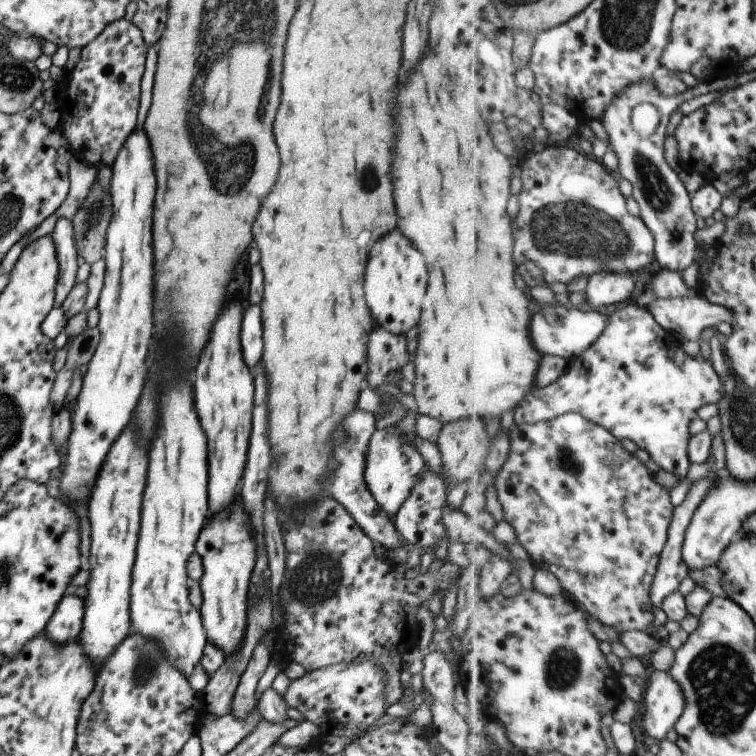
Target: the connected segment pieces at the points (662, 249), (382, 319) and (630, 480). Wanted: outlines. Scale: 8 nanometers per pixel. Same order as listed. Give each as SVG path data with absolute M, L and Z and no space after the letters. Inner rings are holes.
M656 79L640 81L625 88L610 104L603 123L609 136L609 142L619 158L619 176L630 180L634 186L635 200L641 206L641 216L653 230L657 239L657 260L662 268L684 272L690 268L699 254L697 239L698 218L693 207L693 197L685 180L667 158L668 126L672 114L690 100L688 92L673 97L666 96L656 84ZM651 102L662 111L663 121L660 130L646 138L642 136L632 122L632 113L639 104Z
M392 230L386 236L382 236L370 250L370 262L366 272L366 284L364 284L364 298L368 302L372 318L378 325L394 334L406 334L412 326L418 324L420 312L422 312L422 298L428 284L428 270L424 264L424 258L418 248L410 244L410 240L398 232Z
M568 413L553 421L547 420L536 424L516 424L511 434L512 450L508 463L497 474L495 481L495 507L501 517L506 518L516 527L520 543L530 554L530 558L536 560L542 568L554 572L561 586L569 596L581 607L590 612L594 619L601 620L604 624L618 627L623 633L628 631L653 632L657 616L655 614L655 602L653 601L653 584L656 581L661 564L662 555L666 545L669 544L669 532L673 526L673 520L677 510L672 502L670 488L657 481L656 474L648 470L645 462L640 457L624 448L620 439L605 426L592 422L580 413Z

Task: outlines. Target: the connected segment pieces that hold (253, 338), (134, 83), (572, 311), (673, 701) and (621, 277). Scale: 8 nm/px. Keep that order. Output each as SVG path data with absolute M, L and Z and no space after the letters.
M248 306L242 322L242 352L250 366L256 366L256 362L262 358L264 342L262 342L262 318L260 318L260 306Z
M126 18L111 22L90 44L81 48L78 62L67 72L56 90L56 106L60 112L56 128L67 140L69 152L76 160L83 160L96 168L113 166L118 151L137 126L141 80L148 49L141 30Z
M553 302L542 305L542 310L534 315L531 322L531 337L543 356L551 355L571 360L584 354L609 328L611 317L597 311L584 312L575 306Z
M655 670L651 679L644 686L644 699L647 706L643 720L644 733L661 743L668 738L670 730L675 728L685 713L687 707L685 688L680 686L672 673Z
M602 271L590 277L586 292L591 304L604 308L628 302L634 296L636 286L632 273Z

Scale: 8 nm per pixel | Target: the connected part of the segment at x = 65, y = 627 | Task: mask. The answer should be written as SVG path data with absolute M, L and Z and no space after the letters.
M65 594L46 625L47 637L58 644L74 640L81 633L84 613L85 600Z

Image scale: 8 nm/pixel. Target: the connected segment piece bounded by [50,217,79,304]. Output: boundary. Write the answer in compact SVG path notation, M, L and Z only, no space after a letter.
M60 217L54 231L50 234L57 246L57 257L59 262L59 273L55 288L56 302L64 302L72 287L77 283L76 264L78 251L73 235L73 222L65 217Z

